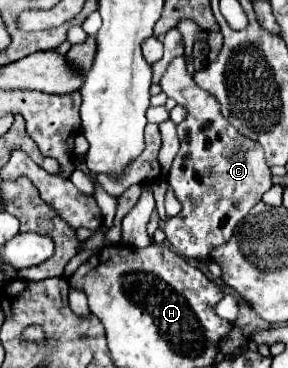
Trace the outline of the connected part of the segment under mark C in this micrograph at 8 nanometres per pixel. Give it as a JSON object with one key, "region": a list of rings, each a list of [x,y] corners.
{"region":[[[184,57],[172,59],[160,79],[162,91],[188,109],[186,121],[178,125],[180,151],[170,169],[170,185],[184,205],[180,215],[166,219],[164,233],[170,245],[190,259],[208,257],[210,249],[224,245],[234,227],[272,187],[272,173],[266,165],[260,143],[238,135],[220,113],[218,101],[200,89],[186,69]]]}

